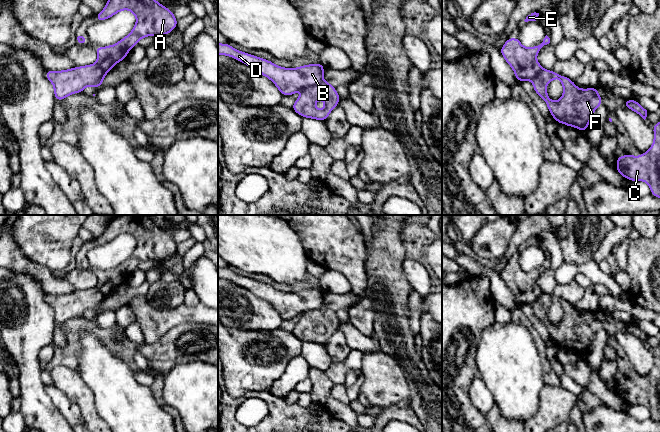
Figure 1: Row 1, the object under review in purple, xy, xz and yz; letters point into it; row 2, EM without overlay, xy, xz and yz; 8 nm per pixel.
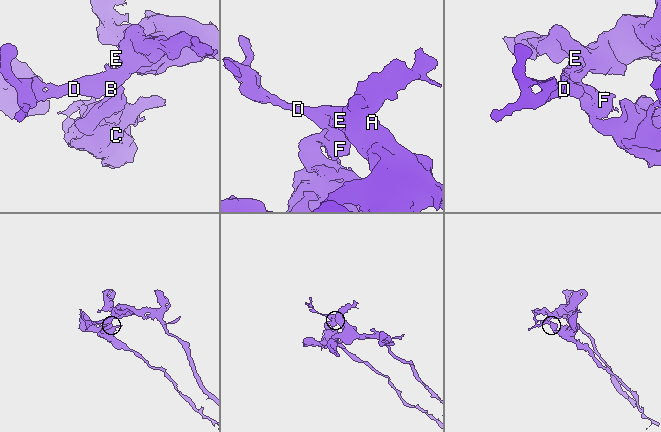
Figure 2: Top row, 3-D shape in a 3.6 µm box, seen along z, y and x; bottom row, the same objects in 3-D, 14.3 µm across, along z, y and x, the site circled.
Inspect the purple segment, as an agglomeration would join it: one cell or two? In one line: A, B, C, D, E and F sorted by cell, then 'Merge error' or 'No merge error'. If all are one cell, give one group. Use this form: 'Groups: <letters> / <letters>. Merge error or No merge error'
Groups: A B D E / C F. Merge error

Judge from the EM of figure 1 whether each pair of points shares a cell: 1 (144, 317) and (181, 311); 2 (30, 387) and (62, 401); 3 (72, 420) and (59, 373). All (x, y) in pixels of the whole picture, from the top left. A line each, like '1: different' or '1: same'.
1: same
2: different
3: different

